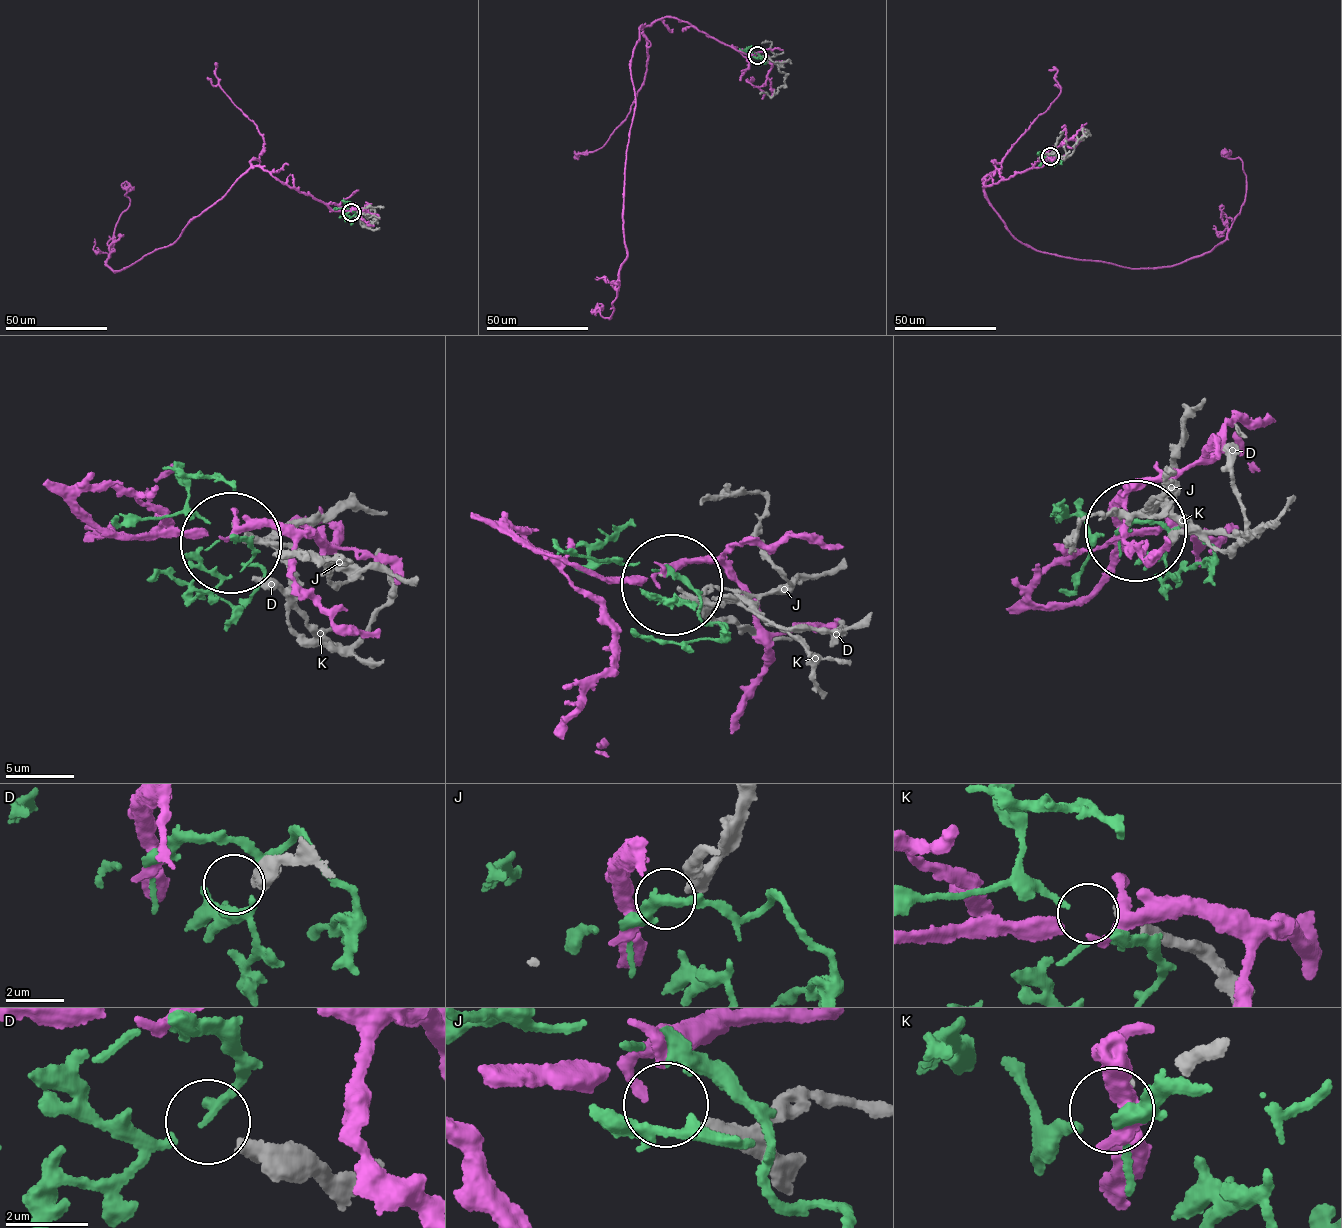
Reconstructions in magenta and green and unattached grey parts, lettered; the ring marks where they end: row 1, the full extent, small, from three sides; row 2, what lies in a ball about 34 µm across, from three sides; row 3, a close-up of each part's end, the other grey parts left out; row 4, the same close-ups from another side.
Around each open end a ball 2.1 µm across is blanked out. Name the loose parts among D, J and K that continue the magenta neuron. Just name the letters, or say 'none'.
none

